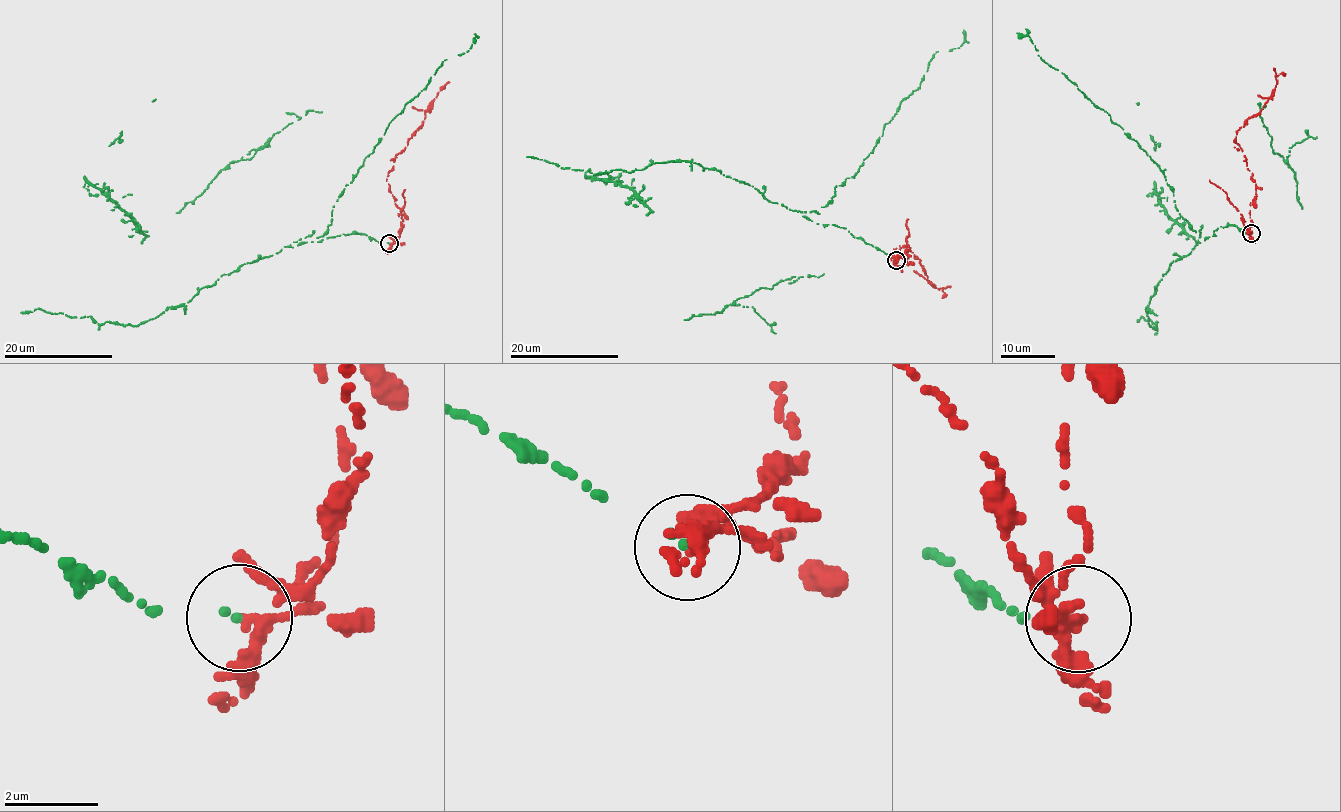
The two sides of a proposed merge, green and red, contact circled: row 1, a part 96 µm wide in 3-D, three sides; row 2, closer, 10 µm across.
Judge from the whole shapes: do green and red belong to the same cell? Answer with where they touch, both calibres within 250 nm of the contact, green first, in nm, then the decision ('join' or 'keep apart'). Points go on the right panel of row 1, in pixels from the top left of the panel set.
place (1251, 233); calibres 140 and 190 nm; keep apart

